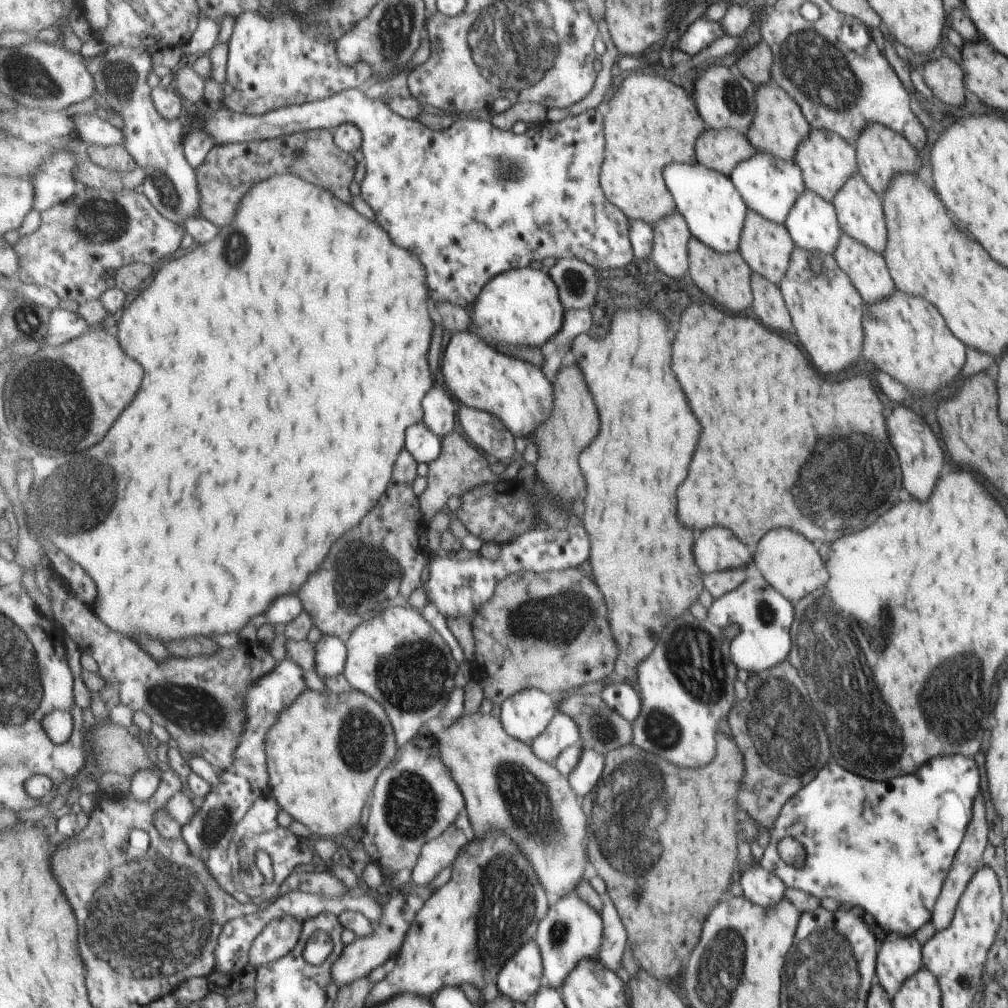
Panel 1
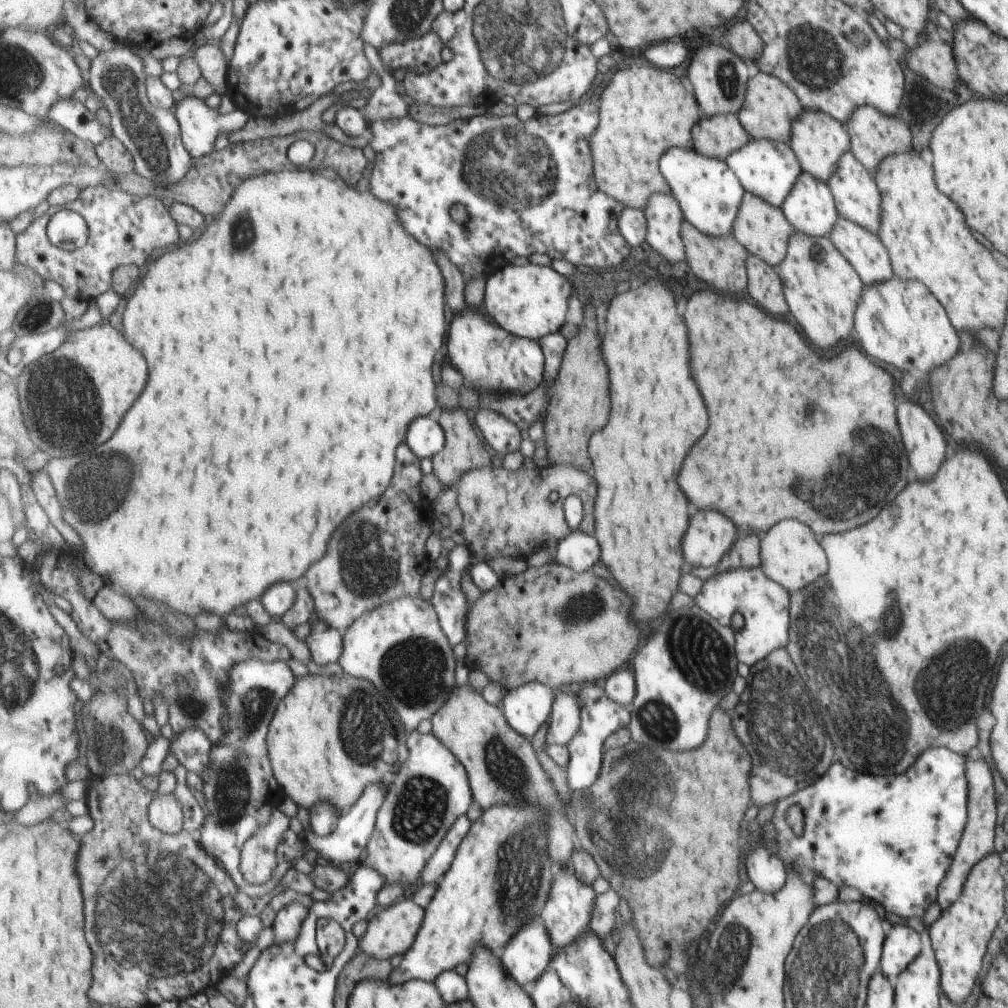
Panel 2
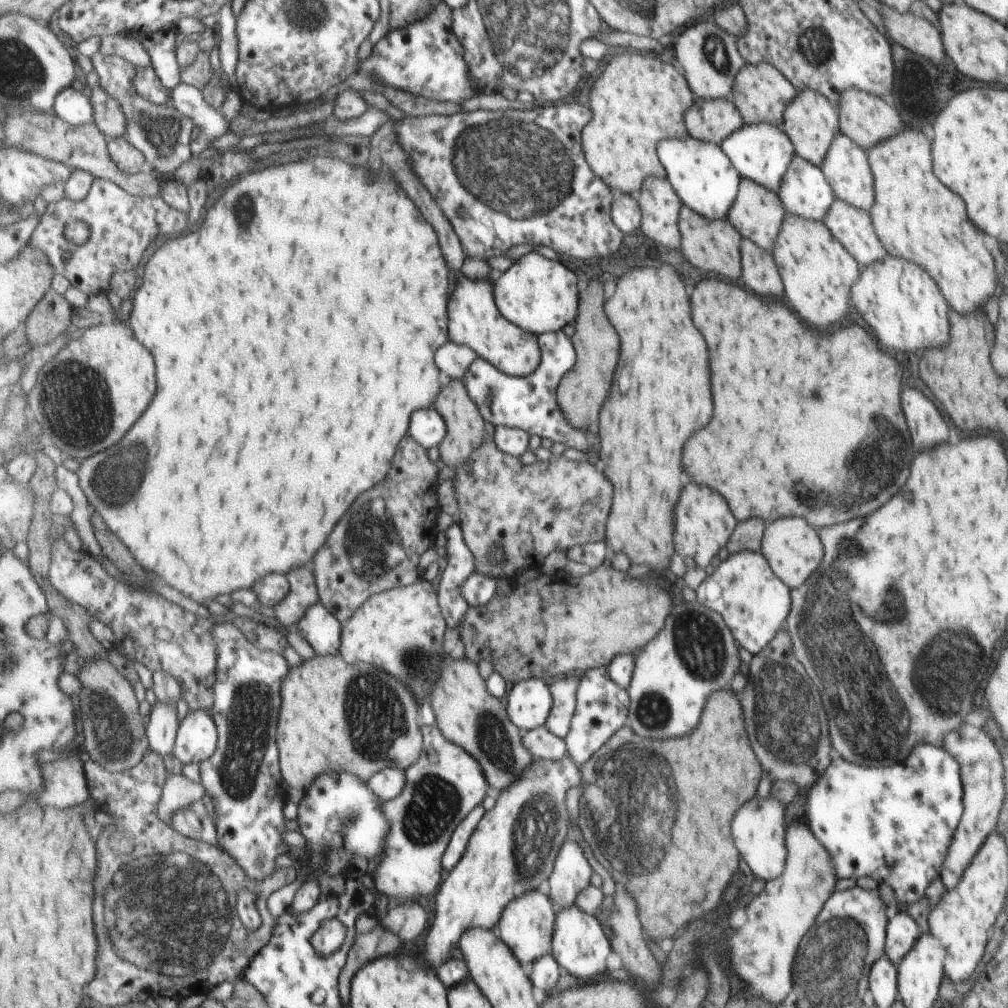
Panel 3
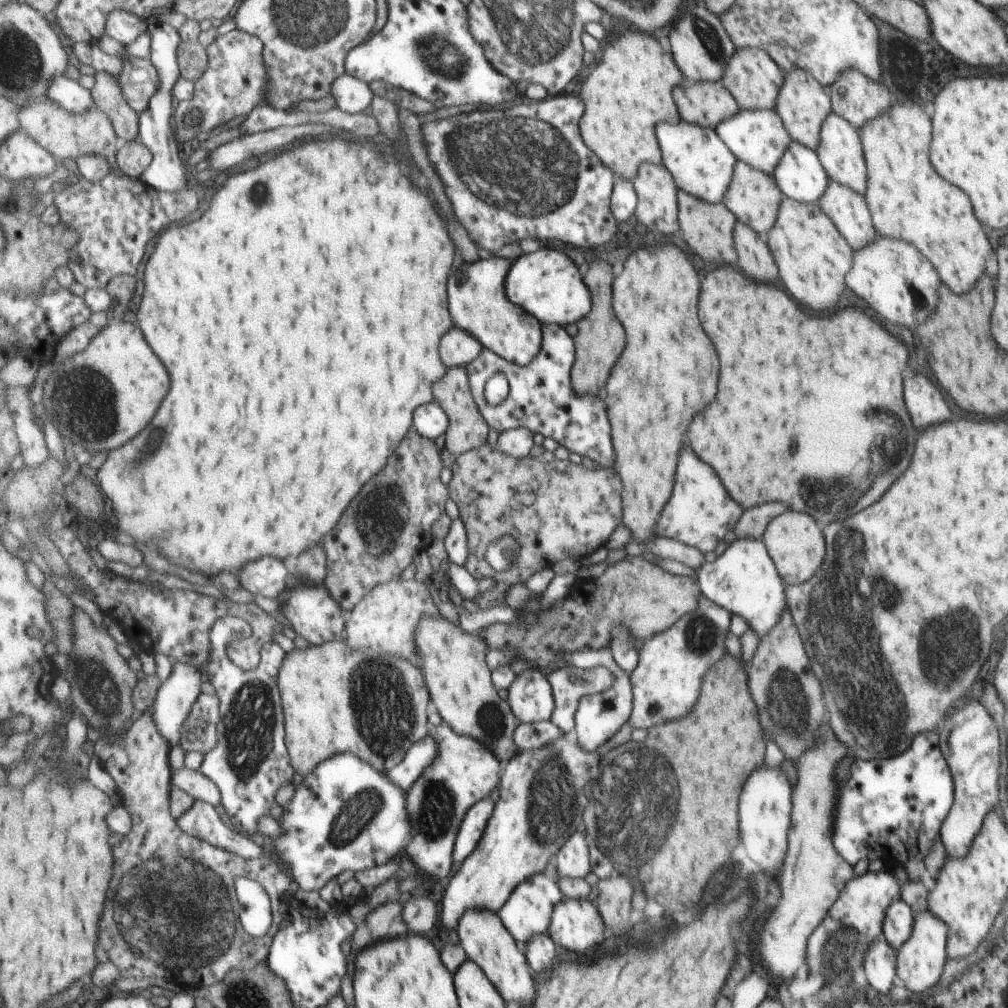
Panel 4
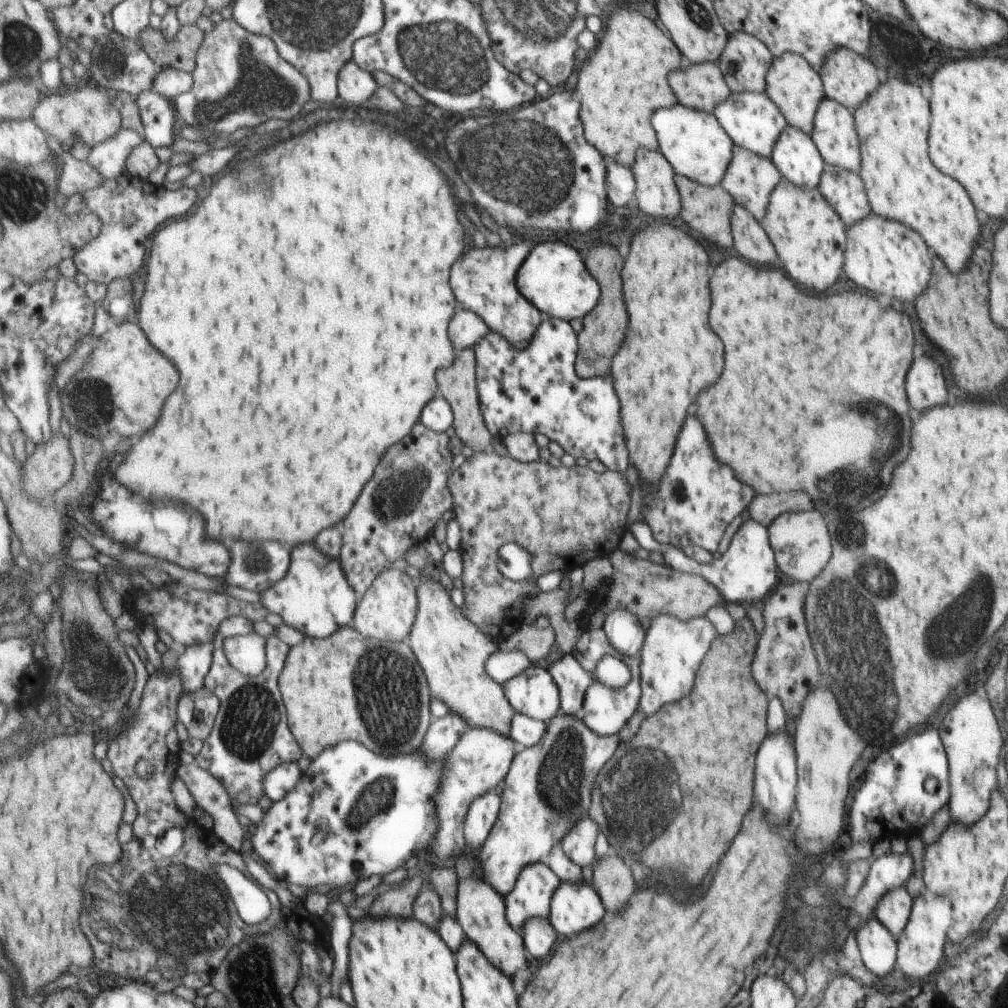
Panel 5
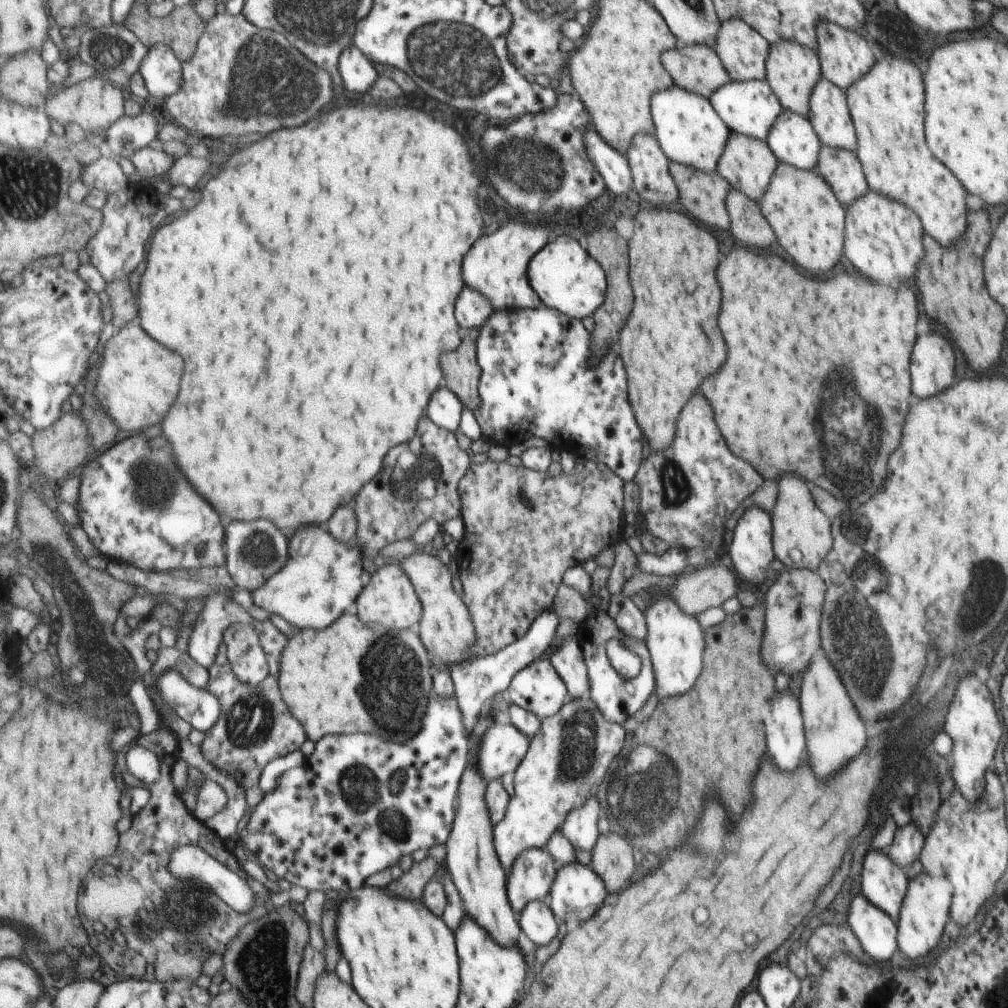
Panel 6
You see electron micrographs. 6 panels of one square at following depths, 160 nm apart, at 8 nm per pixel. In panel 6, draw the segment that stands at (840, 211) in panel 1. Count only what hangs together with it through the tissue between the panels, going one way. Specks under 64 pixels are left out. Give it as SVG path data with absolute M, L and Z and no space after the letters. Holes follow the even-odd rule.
M821 78L813 86L808 104L806 118L821 146L856 154L856 132L851 112L847 112L848 104L845 104L843 90Z

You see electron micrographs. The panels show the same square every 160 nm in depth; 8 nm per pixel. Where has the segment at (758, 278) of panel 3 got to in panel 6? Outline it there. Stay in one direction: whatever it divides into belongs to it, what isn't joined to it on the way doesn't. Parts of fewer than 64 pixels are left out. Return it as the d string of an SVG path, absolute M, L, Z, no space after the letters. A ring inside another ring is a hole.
M729 190L727 196L729 232L745 246L769 248L776 246L776 238L761 216L760 207L739 190Z

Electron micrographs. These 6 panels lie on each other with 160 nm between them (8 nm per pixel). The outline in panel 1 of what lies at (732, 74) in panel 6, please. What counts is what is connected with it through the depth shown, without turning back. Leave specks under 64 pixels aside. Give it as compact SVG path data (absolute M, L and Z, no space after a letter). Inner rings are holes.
M770 81L755 87L755 116L744 132L755 151L793 161L800 142L808 136L809 132L811 126L800 110L800 106L780 86Z

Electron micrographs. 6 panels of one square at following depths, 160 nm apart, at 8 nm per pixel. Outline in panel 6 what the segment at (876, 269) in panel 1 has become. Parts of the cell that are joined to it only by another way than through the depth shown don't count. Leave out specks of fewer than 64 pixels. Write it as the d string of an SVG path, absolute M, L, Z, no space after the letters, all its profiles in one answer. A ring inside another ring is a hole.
M821 146L815 171L825 180L837 201L845 204L845 208L868 190L856 154L849 150Z

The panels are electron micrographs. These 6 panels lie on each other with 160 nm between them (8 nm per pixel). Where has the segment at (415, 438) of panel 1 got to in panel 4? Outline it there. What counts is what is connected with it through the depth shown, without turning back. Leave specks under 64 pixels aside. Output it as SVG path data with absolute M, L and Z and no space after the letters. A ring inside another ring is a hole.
M437 400L420 406L415 412L413 428L417 429L424 437L437 440L439 436L446 434L449 425L450 418Z

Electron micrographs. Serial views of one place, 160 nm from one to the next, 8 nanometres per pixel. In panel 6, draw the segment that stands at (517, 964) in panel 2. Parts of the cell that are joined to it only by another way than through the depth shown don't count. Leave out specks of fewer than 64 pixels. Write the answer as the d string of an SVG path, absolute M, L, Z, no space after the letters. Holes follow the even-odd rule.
M545 848L525 850L508 874L508 894L517 916L531 902L548 901L557 878L558 865Z

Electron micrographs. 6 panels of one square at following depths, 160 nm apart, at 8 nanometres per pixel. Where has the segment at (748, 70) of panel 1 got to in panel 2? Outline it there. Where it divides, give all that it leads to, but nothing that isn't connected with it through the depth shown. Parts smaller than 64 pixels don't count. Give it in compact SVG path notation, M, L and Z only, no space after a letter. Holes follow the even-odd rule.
M746 19L737 21L729 28L722 29L722 41L733 50L738 57L754 58L760 55L762 42L753 27Z

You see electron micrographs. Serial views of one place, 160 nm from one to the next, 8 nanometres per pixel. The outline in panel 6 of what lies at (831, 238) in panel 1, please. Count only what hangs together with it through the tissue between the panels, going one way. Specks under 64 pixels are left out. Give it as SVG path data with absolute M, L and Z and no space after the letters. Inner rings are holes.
M782 109L767 134L769 150L776 159L799 170L815 170L821 144L808 119Z

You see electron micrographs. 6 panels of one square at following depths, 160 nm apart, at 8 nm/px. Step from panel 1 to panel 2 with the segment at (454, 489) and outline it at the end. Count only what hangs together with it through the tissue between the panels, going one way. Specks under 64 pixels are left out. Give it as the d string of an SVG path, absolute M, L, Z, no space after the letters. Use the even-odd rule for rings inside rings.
M463 407L456 409L443 409L439 417L440 425L444 427L447 441L445 448L436 454L431 459L433 460L433 473L436 478L441 482L442 490L445 487L453 487L465 473L470 473L472 470L482 466L491 465L491 452L485 446L486 442L479 438L475 426L473 426L472 417L467 416L467 412Z

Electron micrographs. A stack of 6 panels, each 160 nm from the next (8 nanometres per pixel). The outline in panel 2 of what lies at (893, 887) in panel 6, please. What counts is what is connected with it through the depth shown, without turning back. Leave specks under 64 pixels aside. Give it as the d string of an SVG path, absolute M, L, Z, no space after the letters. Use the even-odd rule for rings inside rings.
M891 924L881 957L882 973L893 979L919 954L919 936L906 924Z

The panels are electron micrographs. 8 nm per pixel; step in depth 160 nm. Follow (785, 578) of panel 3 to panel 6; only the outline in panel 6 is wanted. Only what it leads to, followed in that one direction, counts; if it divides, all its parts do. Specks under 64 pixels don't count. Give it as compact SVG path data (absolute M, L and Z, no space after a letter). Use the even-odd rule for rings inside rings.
M781 474L775 481L777 500L773 506L773 554L786 569L816 571L831 548L829 520L813 504L809 488L803 478L797 474Z

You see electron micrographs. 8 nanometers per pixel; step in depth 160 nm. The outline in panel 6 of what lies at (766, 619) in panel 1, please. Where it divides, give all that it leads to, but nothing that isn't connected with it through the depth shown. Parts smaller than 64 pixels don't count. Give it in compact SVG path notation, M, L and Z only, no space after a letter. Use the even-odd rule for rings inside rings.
M757 506L742 510L740 515L732 522L731 530L733 532L730 534L730 544L729 548L727 548L727 555L730 558L734 570L733 574L735 574L736 579L759 585L767 580L767 574L765 574L763 570L767 570L767 566L769 566L769 562L771 562L771 558L773 558L773 552L771 552L771 522L772 520L769 520L767 512L761 510L761 508L757 508ZM669 548L661 556L642 551L639 555L638 571L657 576L677 575L687 566L685 550Z

